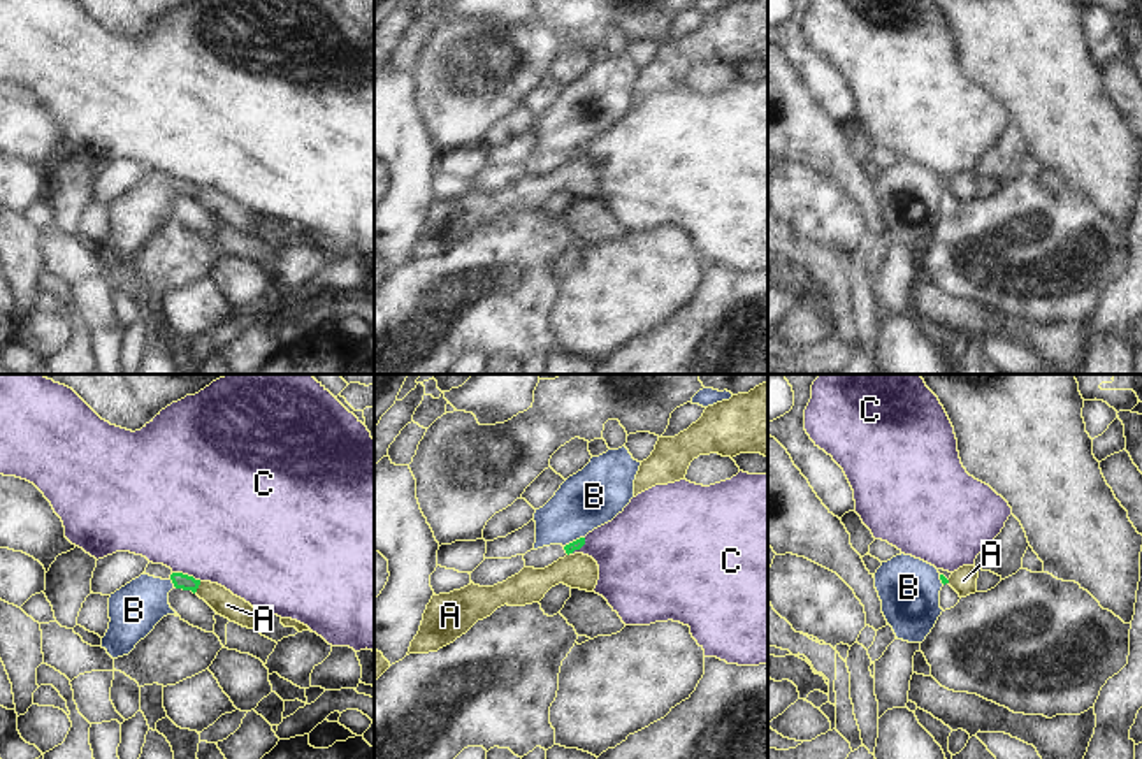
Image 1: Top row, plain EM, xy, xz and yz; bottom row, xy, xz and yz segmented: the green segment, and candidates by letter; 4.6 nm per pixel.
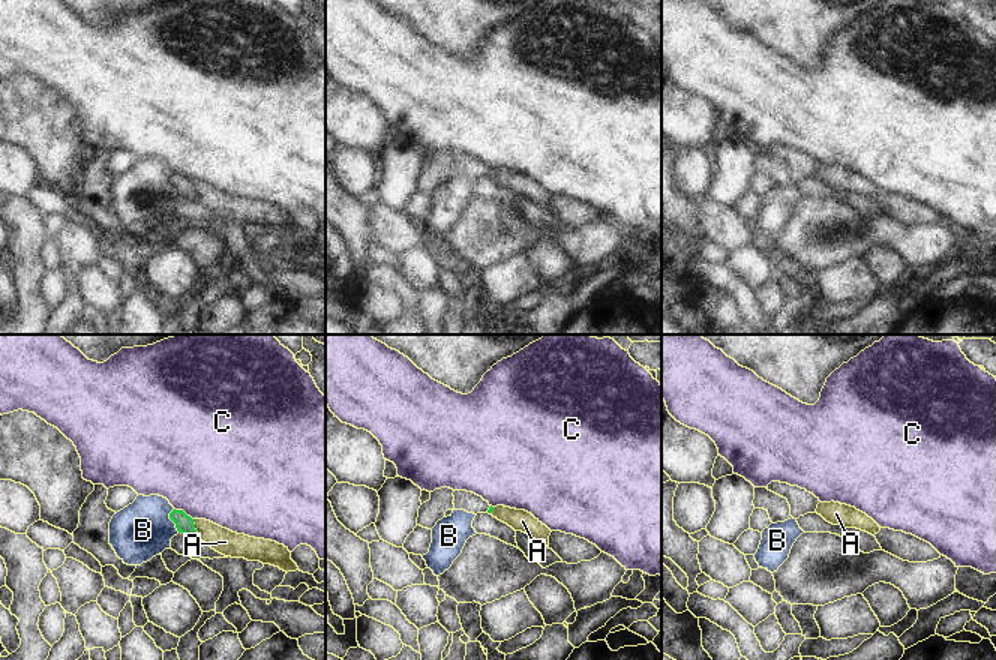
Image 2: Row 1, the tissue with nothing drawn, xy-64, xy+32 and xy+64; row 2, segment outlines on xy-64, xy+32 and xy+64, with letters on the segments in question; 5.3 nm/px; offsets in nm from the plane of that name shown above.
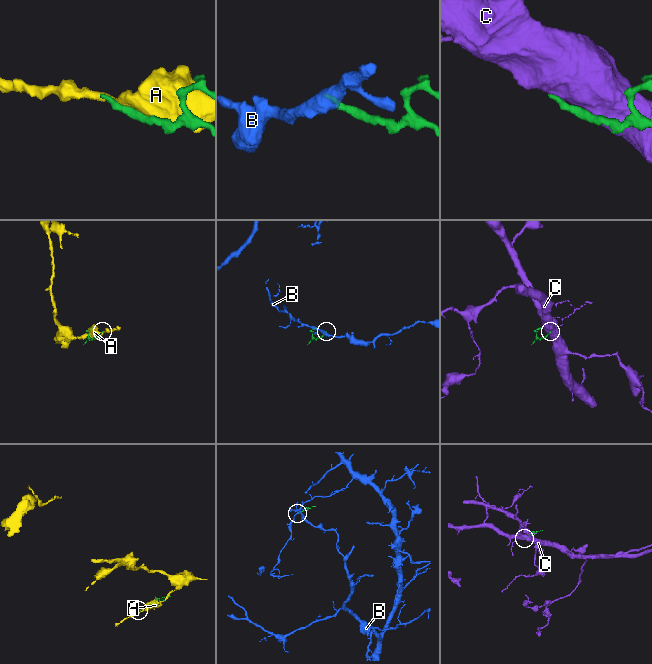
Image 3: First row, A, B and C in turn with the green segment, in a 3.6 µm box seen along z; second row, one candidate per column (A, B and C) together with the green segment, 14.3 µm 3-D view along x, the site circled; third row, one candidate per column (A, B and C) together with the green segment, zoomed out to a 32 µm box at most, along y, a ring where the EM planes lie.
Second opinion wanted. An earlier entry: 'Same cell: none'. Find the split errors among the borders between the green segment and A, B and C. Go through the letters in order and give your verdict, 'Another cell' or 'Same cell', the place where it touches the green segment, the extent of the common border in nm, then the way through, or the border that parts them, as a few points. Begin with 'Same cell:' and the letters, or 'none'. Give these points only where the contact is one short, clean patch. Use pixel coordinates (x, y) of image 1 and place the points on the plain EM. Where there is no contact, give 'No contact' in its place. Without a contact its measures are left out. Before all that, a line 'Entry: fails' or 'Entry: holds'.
Entry: holds
Same cell: none
A: Another cell. Touches green at xy (197, 194). Shared border 70 nm
B: Another cell. Touches green at xz (573, 148). Shared border 110 nm. Boundary: xz (584, 143), (564, 153)
C: Another cell. Touches green at xy (187, 181). Shared border 140 nm. Boundary: xy (173, 178), (201, 187)

